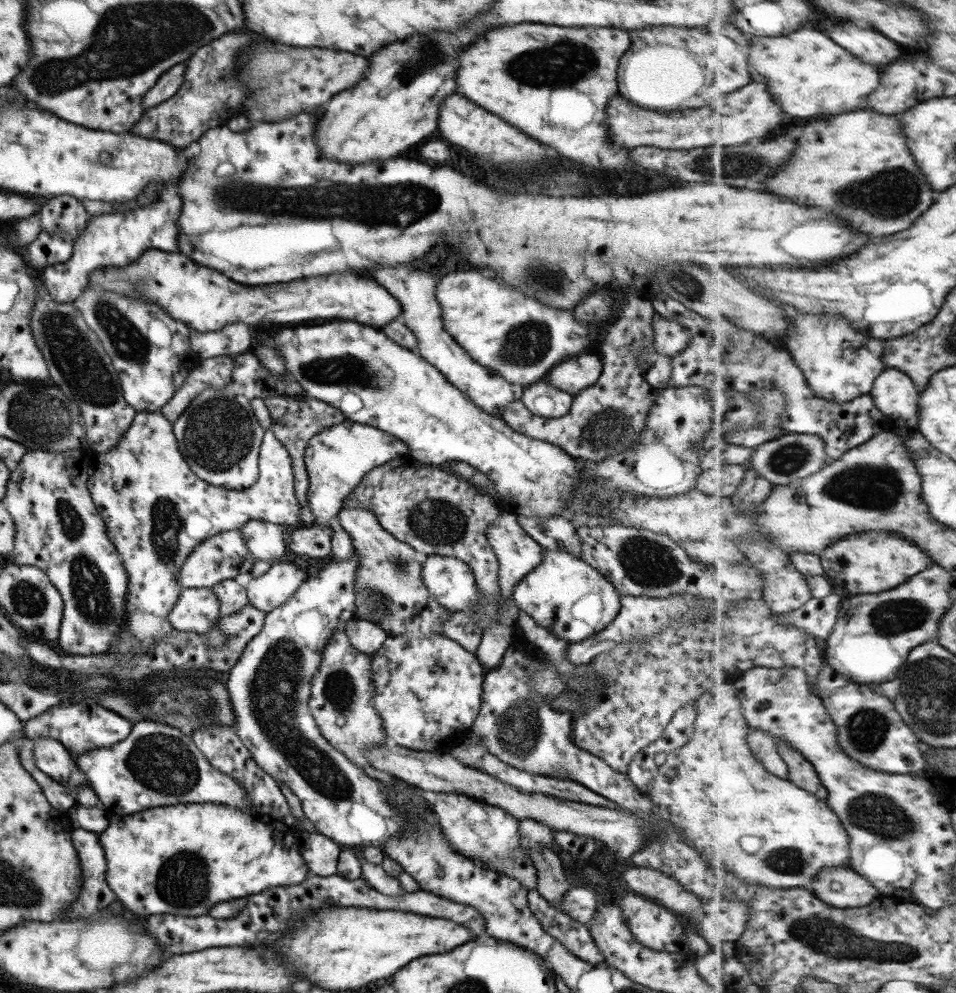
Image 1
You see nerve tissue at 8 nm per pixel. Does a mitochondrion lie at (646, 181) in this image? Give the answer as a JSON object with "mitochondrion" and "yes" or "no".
{"mitochondrion":"no"}

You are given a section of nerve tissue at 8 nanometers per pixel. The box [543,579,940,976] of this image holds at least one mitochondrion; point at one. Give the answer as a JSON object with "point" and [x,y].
{"point":[815,932]}

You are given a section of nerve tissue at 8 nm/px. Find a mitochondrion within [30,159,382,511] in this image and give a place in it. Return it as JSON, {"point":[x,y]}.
{"point":[81,368]}

